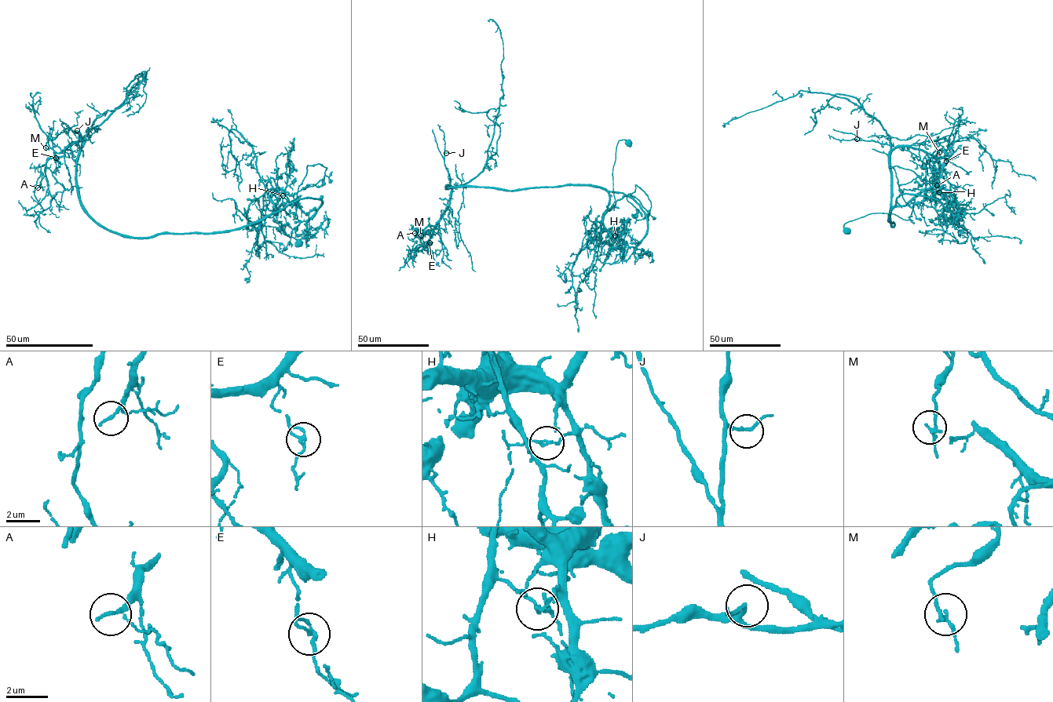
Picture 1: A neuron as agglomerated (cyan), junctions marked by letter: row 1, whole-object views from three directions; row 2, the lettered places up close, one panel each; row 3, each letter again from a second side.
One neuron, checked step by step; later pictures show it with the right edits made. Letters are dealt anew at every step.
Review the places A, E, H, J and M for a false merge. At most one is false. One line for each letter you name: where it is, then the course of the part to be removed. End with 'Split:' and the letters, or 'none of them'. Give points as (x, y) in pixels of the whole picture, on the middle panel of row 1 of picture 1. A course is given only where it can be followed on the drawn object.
H: place (615, 235); course (615, 235), (602, 232), (601, 224), (593, 222), (586, 245), (572, 266), (578, 332)
Split: H

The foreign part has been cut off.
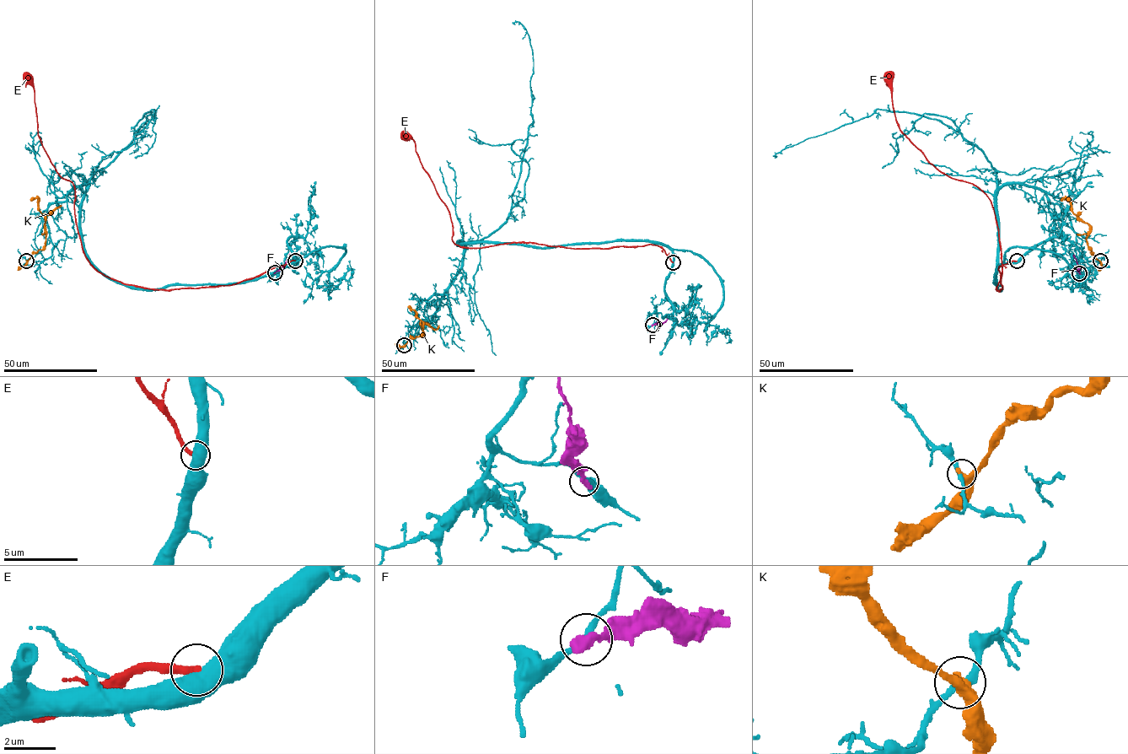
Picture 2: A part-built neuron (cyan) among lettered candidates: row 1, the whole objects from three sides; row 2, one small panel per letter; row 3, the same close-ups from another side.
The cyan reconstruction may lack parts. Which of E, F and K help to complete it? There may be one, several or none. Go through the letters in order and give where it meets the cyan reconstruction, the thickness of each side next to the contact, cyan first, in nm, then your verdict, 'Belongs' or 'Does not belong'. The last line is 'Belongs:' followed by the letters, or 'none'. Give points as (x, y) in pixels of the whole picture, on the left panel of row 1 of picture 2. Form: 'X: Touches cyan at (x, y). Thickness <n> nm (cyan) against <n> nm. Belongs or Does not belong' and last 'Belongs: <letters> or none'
E: Touches cyan at (295, 261). Thickness 550 nm (cyan) against 320 nm. Does not belong
F: Touches cyan at (275, 272). Thickness 200 nm (cyan) against 440 nm. Does not belong
K: Touches cyan at (26, 261). Thickness 280 nm (cyan) against 380 nm. Does not belong
Belongs: none

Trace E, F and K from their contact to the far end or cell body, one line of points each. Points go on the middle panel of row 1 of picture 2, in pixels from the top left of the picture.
E: (673, 262), (651, 244), (456, 245), (448, 209), (413, 140), (402, 133)
F: (652, 325), (663, 323), (667, 319)
K: (404, 345), (410, 338), (419, 336), (423, 332), (422, 322), (416, 316), (416, 312), (407, 306)

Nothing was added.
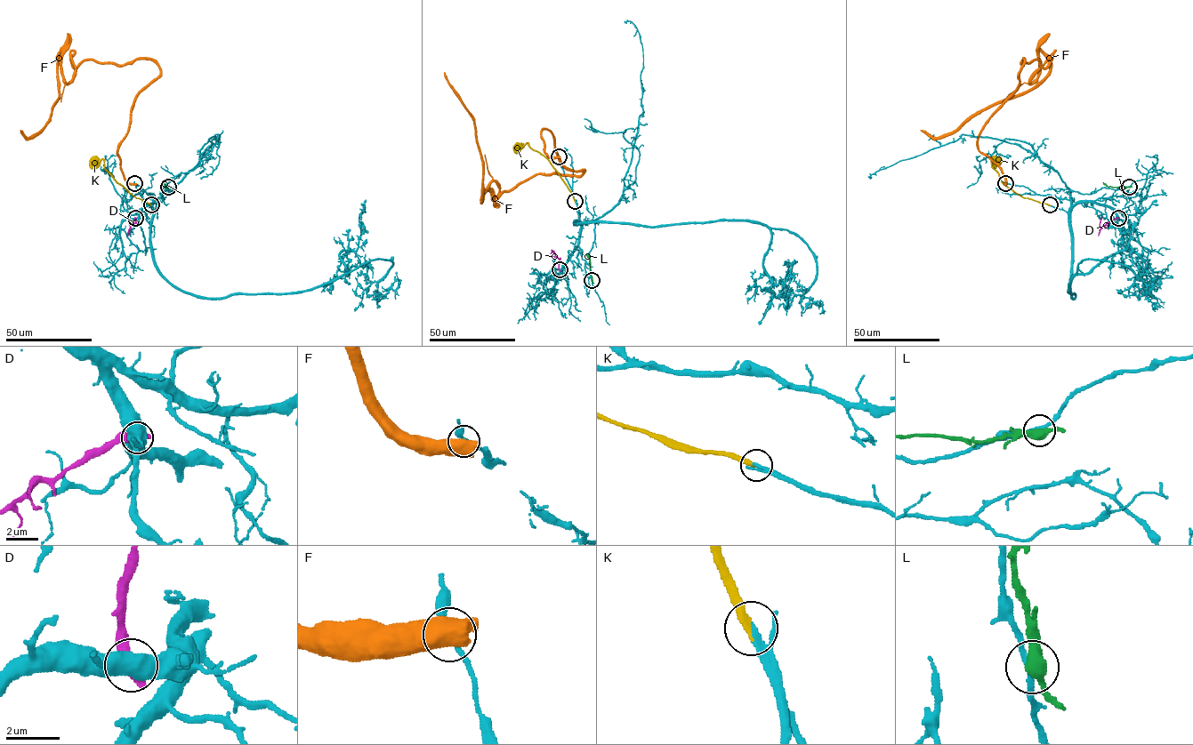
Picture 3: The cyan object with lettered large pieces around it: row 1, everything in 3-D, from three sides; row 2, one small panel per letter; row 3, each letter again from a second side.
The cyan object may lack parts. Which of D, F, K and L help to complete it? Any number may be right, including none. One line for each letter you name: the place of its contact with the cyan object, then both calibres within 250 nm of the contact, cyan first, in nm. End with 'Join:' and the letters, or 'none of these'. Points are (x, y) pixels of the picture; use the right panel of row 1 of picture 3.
K: Touches cyan at (1050, 204). Thickness 170 nm (cyan) against 300 nm
Join: K

